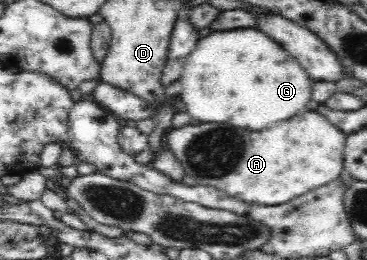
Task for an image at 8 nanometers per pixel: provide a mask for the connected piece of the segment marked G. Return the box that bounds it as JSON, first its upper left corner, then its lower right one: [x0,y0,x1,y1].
[178,28,314,130]

